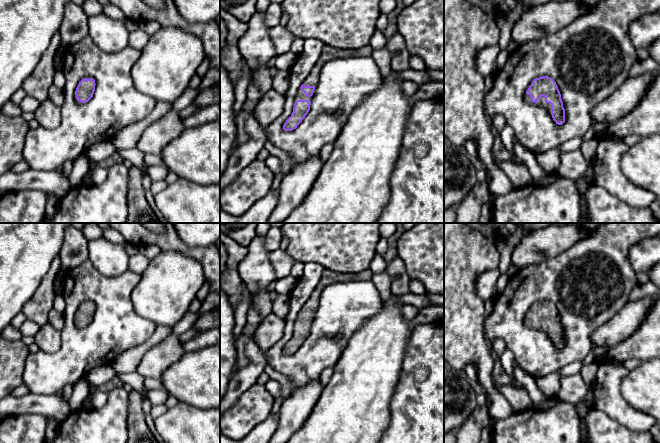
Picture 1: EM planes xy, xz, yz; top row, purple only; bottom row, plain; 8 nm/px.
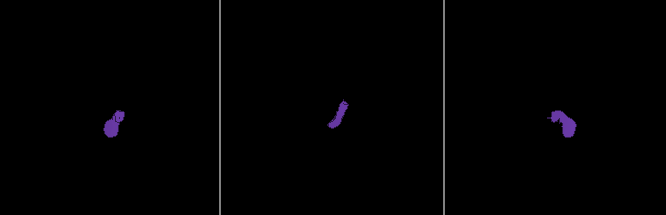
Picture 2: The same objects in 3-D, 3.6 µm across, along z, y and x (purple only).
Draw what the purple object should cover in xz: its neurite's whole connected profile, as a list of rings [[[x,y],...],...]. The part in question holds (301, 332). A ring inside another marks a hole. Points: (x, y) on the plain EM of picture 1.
[[[369,268],[356,274],[333,272],[331,270],[324,269],[316,289],[304,304],[303,308],[298,313],[294,321],[293,336],[284,347],[283,353],[285,355],[292,355],[296,353],[308,338],[310,334],[312,319],[314,317],[315,310],[318,307],[322,289],[325,286],[334,282],[368,281],[372,279],[372,276],[373,273]]]

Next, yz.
[[[542,300],[532,305],[524,318],[524,325],[545,332],[558,349],[565,346],[565,333],[556,306]]]

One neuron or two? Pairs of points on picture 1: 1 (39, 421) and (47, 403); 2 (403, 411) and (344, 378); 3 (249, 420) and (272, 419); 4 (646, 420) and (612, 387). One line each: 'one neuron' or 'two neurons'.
1: two neurons
2: two neurons
3: two neurons
4: one neuron

